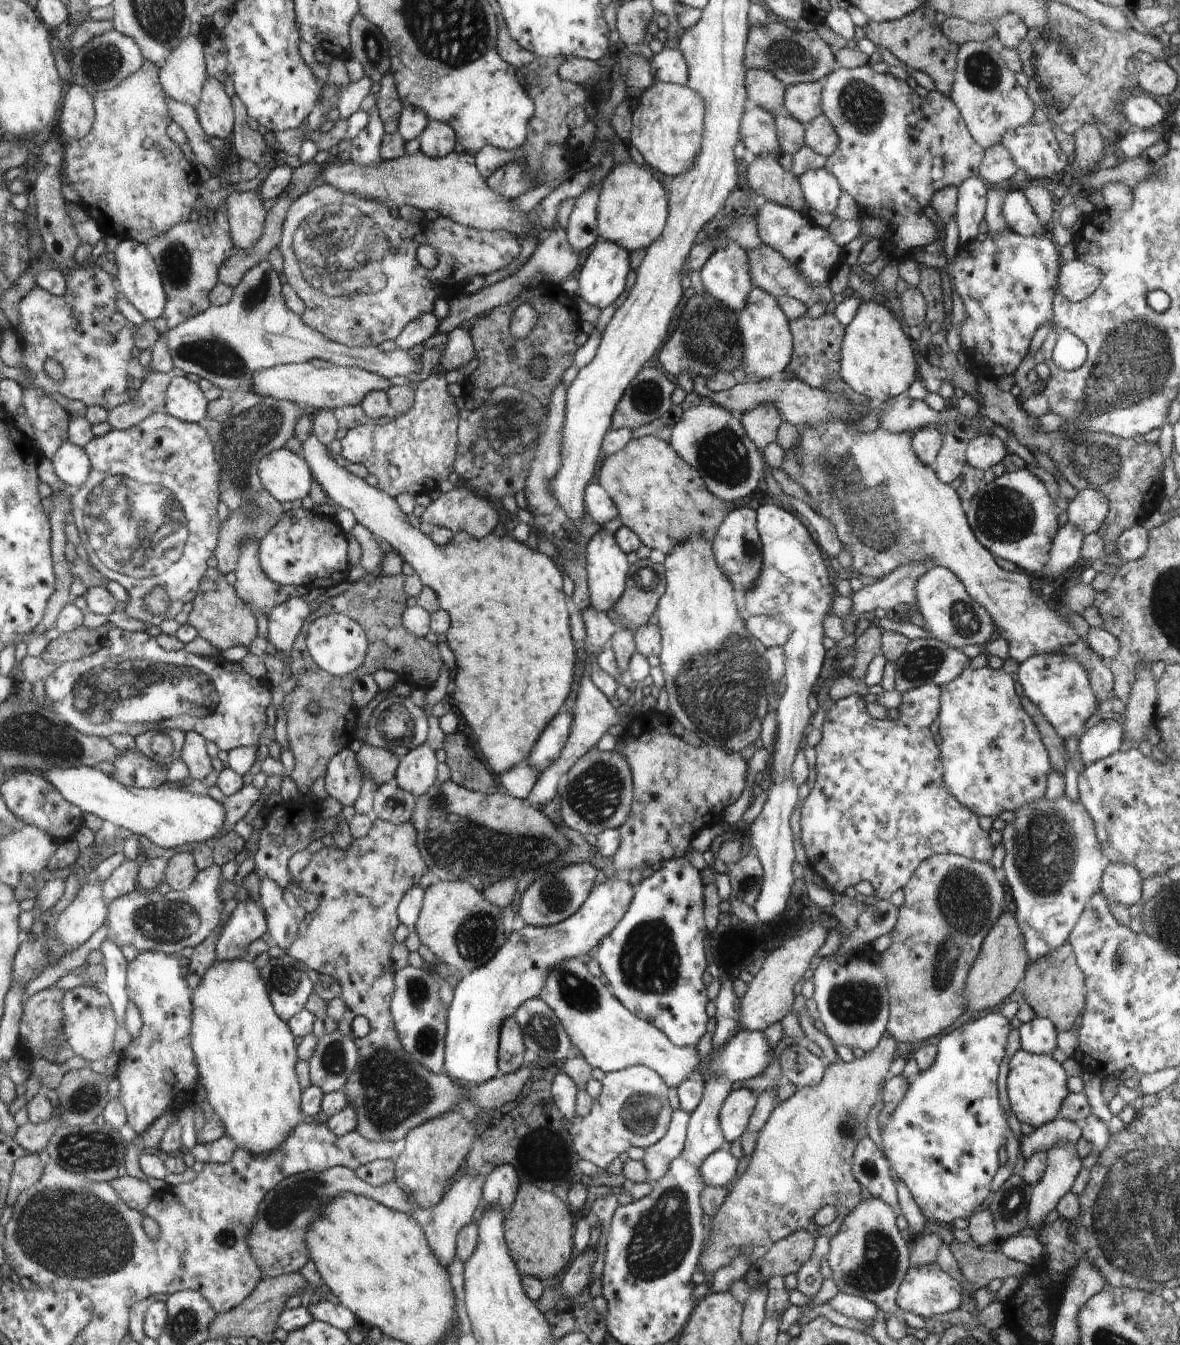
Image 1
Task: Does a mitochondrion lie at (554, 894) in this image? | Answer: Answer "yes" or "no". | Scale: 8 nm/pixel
yes

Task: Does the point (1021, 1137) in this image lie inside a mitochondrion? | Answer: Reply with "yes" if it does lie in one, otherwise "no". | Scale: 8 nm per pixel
no

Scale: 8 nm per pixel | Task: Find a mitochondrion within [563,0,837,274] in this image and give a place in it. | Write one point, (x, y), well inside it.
(785, 53)

